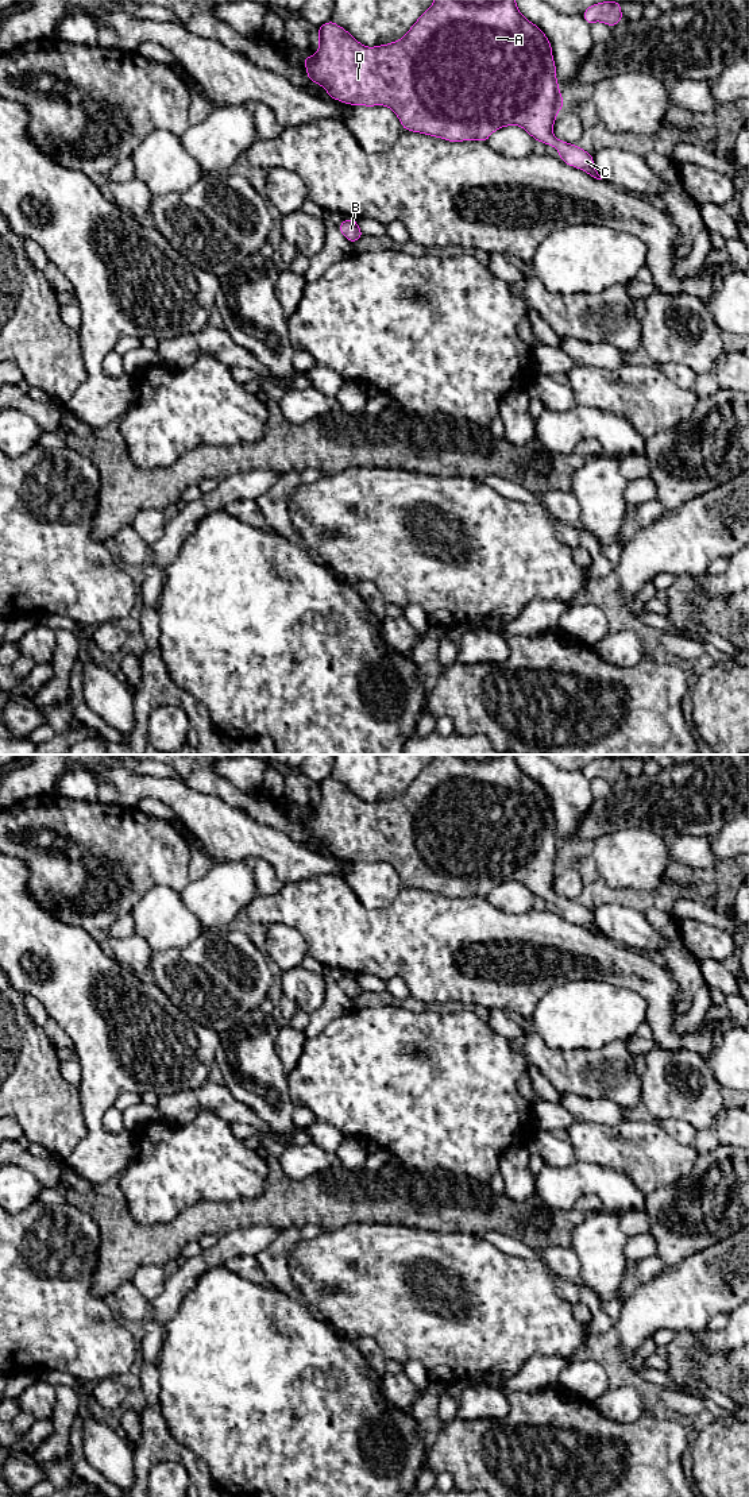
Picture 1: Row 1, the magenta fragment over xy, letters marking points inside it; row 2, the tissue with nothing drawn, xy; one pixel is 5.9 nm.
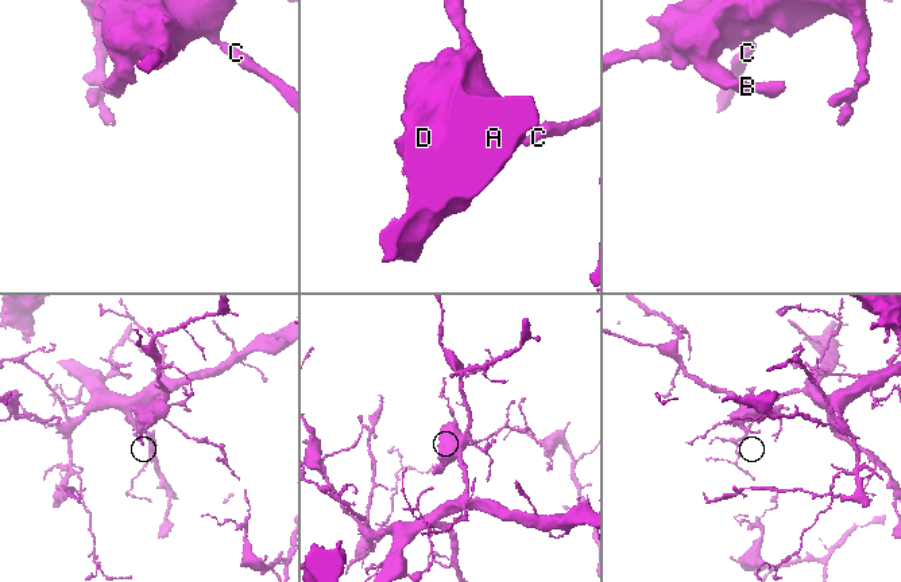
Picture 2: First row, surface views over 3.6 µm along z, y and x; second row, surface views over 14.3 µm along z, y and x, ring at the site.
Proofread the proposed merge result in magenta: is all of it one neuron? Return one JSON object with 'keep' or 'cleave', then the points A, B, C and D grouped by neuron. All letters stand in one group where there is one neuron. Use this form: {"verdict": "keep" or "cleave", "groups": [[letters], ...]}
{"verdict": "keep", "groups": [["A", "B", "C", "D"]]}

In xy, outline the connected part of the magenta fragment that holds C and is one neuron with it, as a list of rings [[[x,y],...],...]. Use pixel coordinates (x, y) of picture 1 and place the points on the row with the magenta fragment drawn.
[[[435,0],[401,39],[375,47],[359,43],[332,20],[317,31],[317,53],[302,59],[309,80],[321,85],[331,99],[350,105],[389,107],[404,130],[448,142],[487,142],[494,131],[520,126],[537,142],[555,147],[564,163],[602,180],[594,169],[592,154],[553,135],[553,123],[564,101],[556,80],[552,46],[547,35],[522,16],[516,0]]]

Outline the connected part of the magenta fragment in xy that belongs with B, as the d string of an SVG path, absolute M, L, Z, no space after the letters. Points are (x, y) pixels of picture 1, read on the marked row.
M355 219L341 221L339 224L339 229L344 235L344 238L351 243L355 243L363 236L363 232L360 231Z

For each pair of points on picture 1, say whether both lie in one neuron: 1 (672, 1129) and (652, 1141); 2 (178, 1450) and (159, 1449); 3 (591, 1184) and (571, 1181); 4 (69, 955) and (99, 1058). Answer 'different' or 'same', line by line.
1: different
2: same
3: same
4: same

